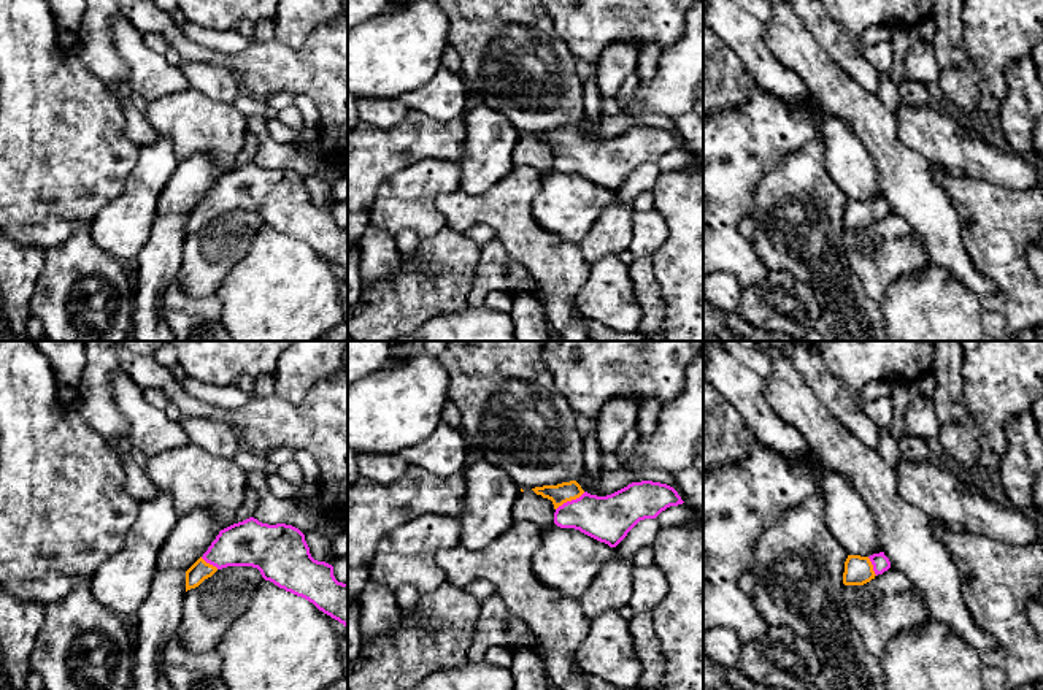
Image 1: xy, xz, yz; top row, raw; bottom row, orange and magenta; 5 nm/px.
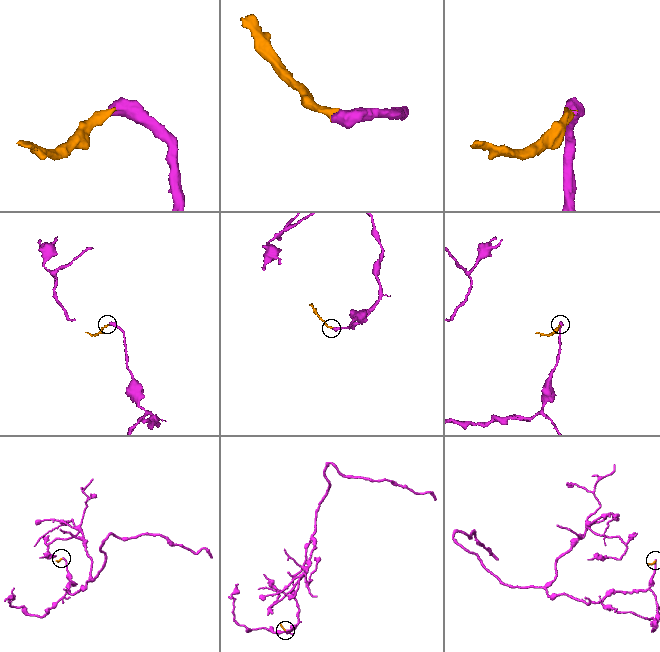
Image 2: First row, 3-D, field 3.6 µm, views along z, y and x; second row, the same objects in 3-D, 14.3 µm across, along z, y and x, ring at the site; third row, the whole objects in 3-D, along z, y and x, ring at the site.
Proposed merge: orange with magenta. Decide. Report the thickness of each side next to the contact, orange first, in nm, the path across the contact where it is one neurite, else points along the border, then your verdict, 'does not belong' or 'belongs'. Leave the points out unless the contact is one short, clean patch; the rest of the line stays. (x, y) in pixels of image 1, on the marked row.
100 nm thick on the orange side, 240 nm on the other; runs through xz (564, 492), (570, 500), (581, 511), (608, 519); belongs

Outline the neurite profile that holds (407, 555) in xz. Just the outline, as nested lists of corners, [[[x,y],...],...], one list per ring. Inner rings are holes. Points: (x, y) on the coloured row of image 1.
[[[424,514],[392,530],[378,542],[370,581],[395,593],[413,585],[421,595],[446,582],[435,555],[459,546],[460,520],[443,514]]]

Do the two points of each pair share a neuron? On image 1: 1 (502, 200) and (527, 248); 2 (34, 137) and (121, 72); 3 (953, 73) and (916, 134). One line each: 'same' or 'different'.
1: same
2: different
3: different

